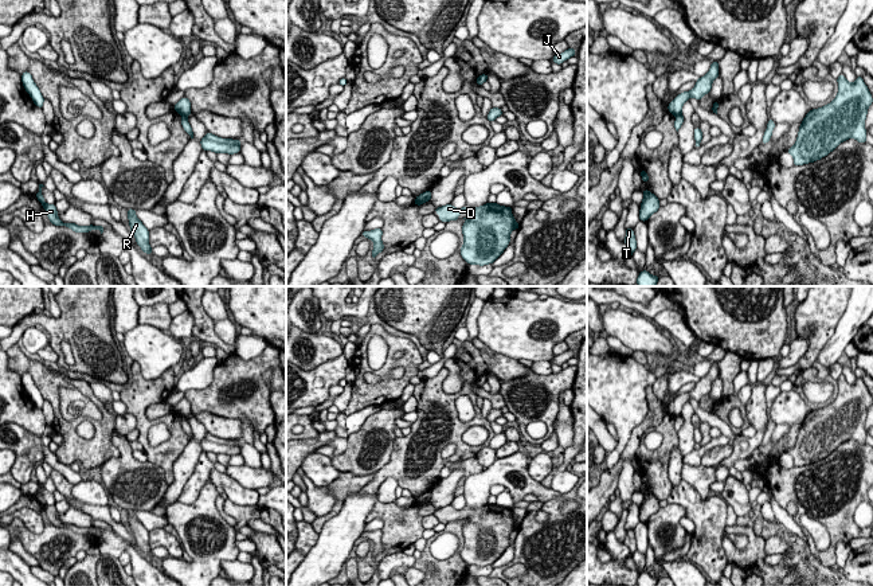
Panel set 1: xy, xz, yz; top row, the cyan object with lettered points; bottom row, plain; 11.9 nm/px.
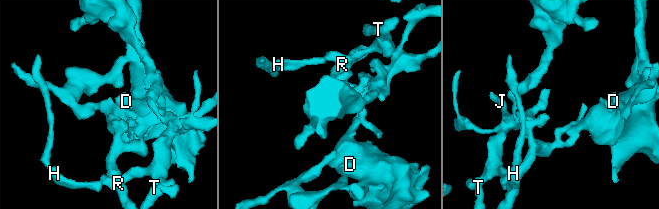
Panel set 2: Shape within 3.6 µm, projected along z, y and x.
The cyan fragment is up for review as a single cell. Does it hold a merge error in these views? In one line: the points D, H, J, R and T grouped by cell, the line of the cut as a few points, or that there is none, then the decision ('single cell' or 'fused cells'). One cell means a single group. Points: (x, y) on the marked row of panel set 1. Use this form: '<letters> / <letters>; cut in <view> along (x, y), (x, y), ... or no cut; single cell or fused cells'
D H J T / R; cut in xy along (204, 137), (212, 141), (239, 145); fused cells

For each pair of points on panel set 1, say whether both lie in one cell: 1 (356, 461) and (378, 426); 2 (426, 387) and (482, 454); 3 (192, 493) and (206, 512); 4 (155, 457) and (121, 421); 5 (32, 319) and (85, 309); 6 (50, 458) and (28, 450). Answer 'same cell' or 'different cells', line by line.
1: same cell
2: different cells
3: different cells
4: different cells
5: same cell
6: different cells

